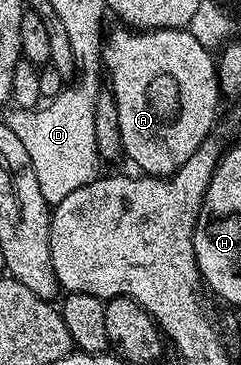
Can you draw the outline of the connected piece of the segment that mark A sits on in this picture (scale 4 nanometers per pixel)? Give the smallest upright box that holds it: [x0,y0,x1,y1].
[102,28,216,176]

